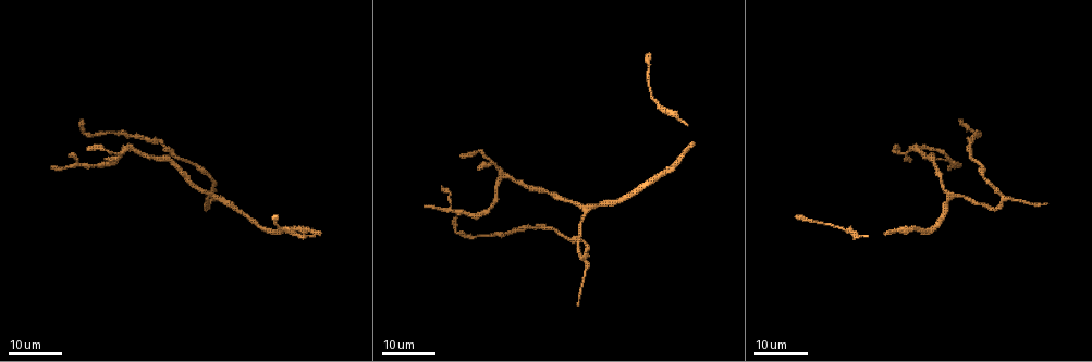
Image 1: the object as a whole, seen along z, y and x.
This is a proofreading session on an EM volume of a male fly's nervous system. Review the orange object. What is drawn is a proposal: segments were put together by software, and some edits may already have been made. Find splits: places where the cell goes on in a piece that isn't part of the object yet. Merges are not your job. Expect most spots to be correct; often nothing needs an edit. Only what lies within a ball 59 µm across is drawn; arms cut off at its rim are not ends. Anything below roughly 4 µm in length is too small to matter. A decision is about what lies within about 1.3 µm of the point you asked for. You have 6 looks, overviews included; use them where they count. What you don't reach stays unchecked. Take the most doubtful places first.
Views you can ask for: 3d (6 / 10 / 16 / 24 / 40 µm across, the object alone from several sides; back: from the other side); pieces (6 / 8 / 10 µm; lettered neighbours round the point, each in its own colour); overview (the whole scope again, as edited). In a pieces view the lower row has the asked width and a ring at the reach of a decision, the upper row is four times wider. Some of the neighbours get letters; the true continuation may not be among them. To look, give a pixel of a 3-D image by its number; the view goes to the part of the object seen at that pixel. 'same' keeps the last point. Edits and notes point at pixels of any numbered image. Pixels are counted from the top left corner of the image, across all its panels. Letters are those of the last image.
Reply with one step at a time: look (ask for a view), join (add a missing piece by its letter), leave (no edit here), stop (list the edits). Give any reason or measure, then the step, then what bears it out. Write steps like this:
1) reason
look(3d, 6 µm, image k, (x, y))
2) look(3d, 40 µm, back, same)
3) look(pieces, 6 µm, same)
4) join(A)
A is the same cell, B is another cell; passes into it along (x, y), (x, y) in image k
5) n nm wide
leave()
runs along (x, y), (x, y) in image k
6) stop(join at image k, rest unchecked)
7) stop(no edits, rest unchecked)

branch stops here
look(3d, 16 µm, image 1, (459, 155))

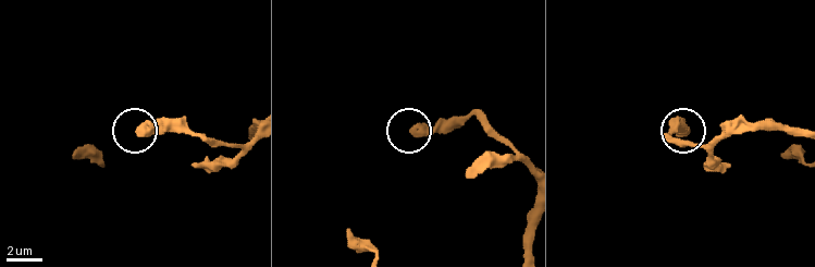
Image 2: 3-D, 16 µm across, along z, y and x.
what lies round it
look(pieces, 8 µm, image 2, (140, 131))

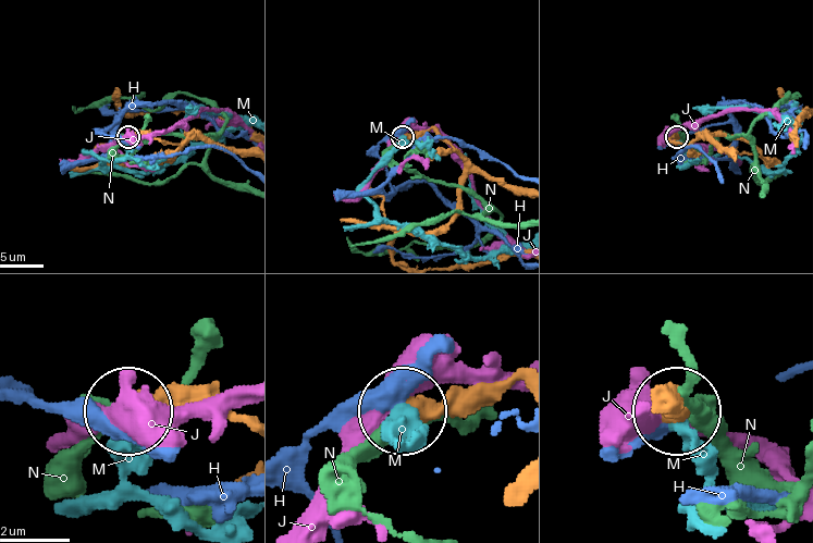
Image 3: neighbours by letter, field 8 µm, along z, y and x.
leave()
H, J, M and N are other cells; runs along (516, 383), (404, 406) in image 3; none of them fits

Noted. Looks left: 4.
end of a long branch
look(3d, 24 µm, image 1, (441, 189))

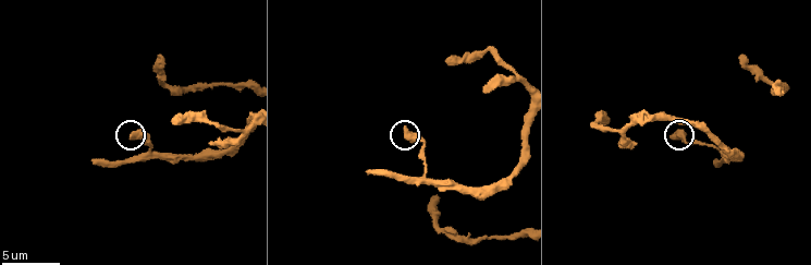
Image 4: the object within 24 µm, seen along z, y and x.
look(pieces, 8 µm, image 4, (671, 138))

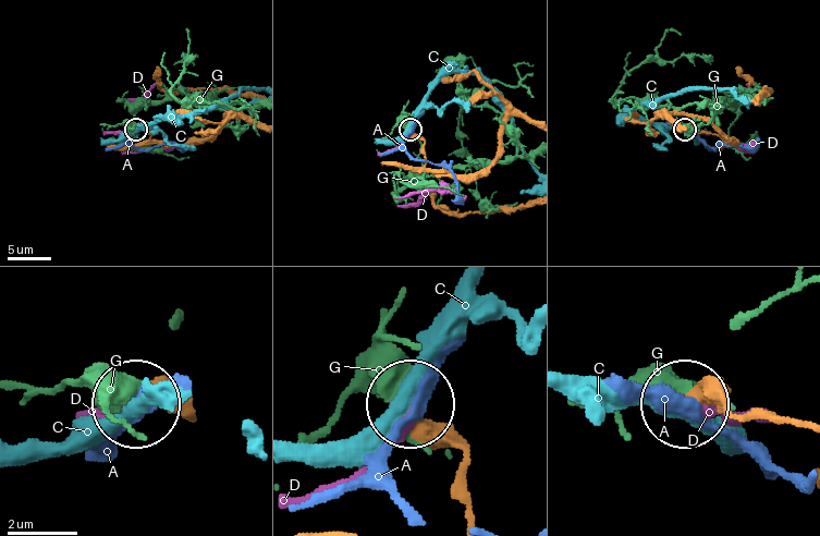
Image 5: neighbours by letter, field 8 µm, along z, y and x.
leave()
A, C, D and G are other cells; none of them fits

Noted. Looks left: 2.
long arm stops here
look(pieces, 8 µm, image 4, (436, 194))

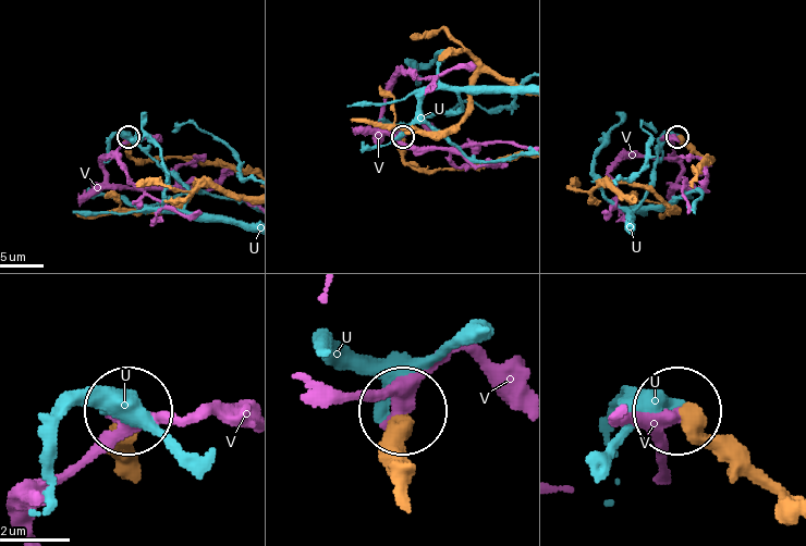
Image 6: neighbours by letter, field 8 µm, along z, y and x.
leave()
U and V are other cells; runs along (407, 498), (407, 413) in image 6; no lettered piece goes on from it

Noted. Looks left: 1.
stop(no edits, rest unchecked)

